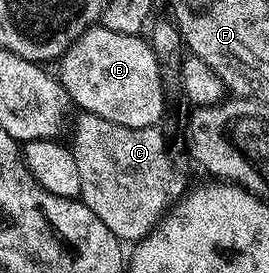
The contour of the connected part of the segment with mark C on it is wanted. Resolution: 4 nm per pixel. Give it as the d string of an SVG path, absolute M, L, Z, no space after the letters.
M83 113L79 121L79 138L73 144L73 152L77 159L77 171L81 178L79 197L117 235L124 243L138 243L158 228L164 216L171 212L188 192L187 177L175 166L171 153L167 150L167 141L163 138L162 128L121 127L117 123L109 123L92 113Z

